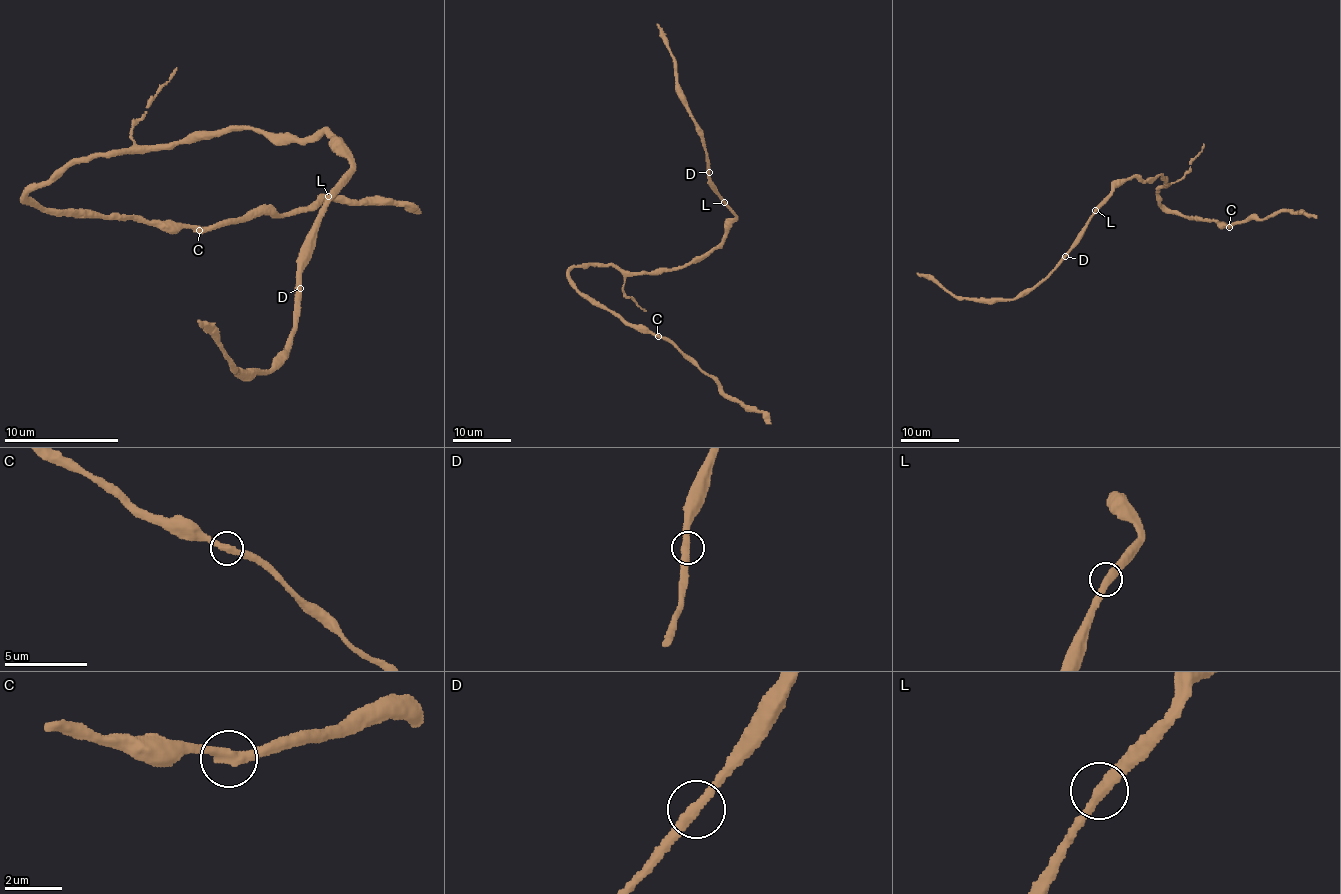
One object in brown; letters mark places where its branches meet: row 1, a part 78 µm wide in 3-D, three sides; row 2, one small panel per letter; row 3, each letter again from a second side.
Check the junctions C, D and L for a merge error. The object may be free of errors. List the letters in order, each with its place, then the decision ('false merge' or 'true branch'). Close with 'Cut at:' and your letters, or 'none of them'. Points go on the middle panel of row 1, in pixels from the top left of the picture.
C: place (658, 336); true branch
D: place (709, 172); true branch
L: place (724, 202); true branch
Cut at: none of them

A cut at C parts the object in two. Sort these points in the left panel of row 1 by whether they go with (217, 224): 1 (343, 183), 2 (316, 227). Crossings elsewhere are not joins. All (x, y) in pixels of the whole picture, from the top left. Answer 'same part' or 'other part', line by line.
1: other part
2: other part

